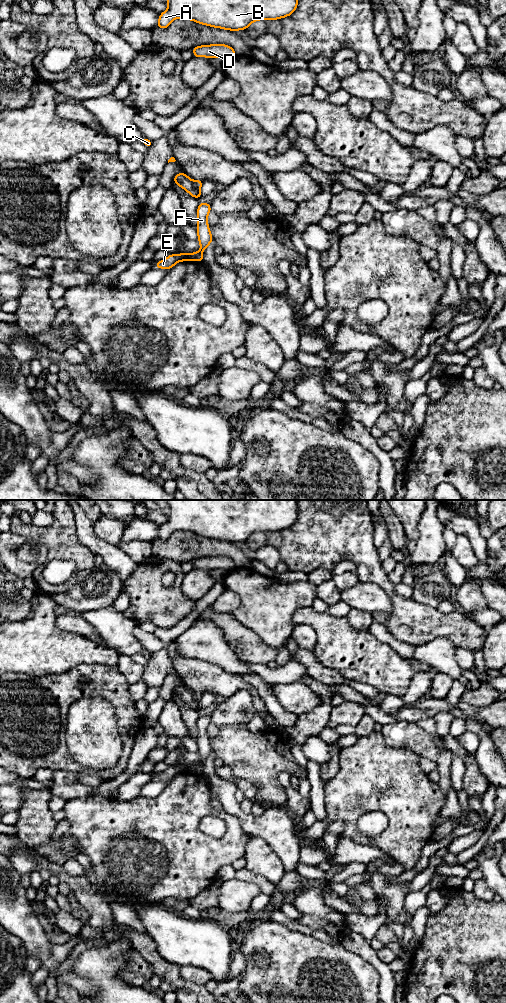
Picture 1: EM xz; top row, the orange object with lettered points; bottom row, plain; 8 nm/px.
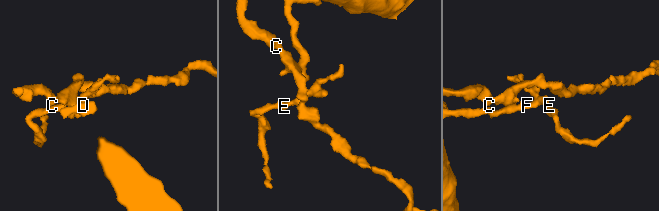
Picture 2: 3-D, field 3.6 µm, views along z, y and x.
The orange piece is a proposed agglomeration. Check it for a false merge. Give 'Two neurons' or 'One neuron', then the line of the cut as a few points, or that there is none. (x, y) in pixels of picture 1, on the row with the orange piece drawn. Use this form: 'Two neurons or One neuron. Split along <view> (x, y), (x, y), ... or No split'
Two neurons. Split along xz (192, 181), (197, 191), (197, 198)

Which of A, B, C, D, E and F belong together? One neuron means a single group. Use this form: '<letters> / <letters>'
A B D E F / C

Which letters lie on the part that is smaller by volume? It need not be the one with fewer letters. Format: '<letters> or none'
C

